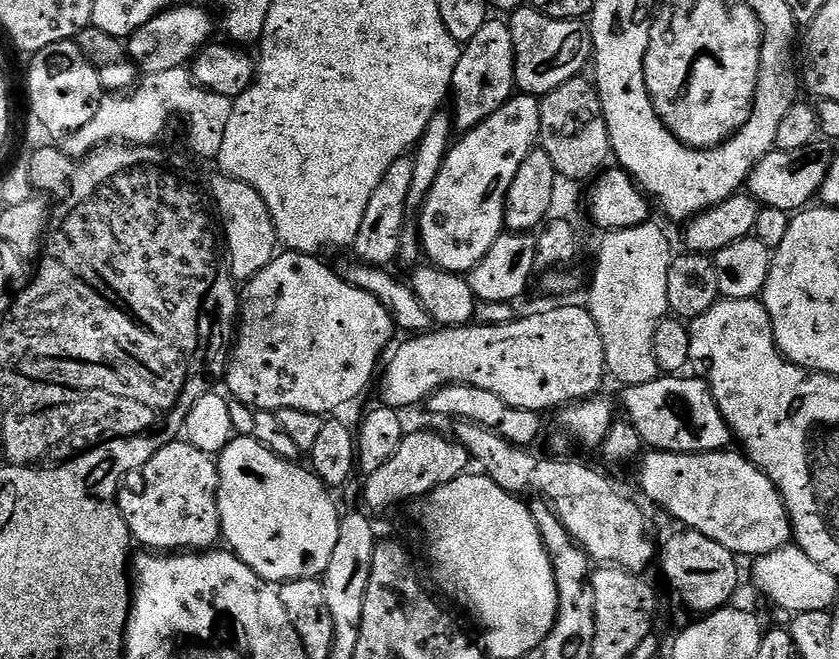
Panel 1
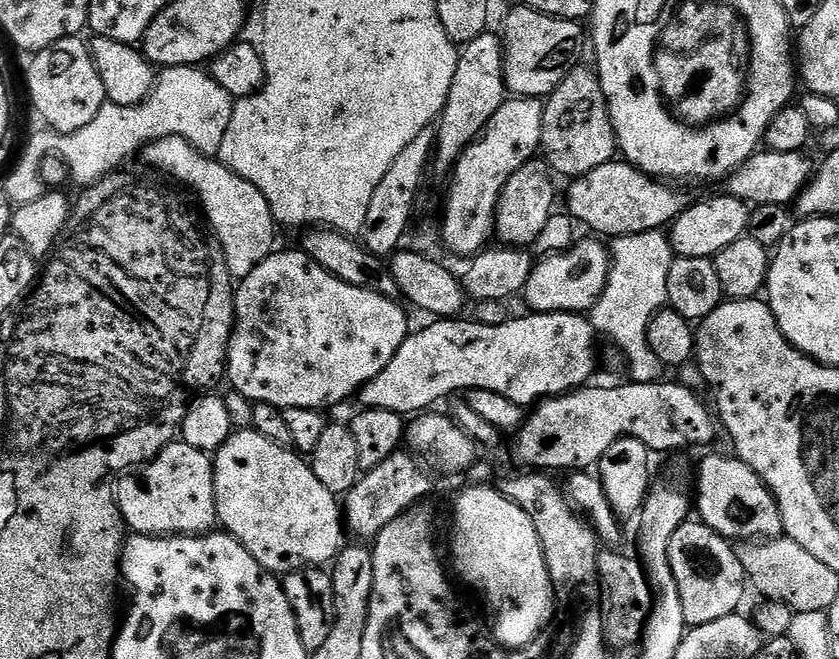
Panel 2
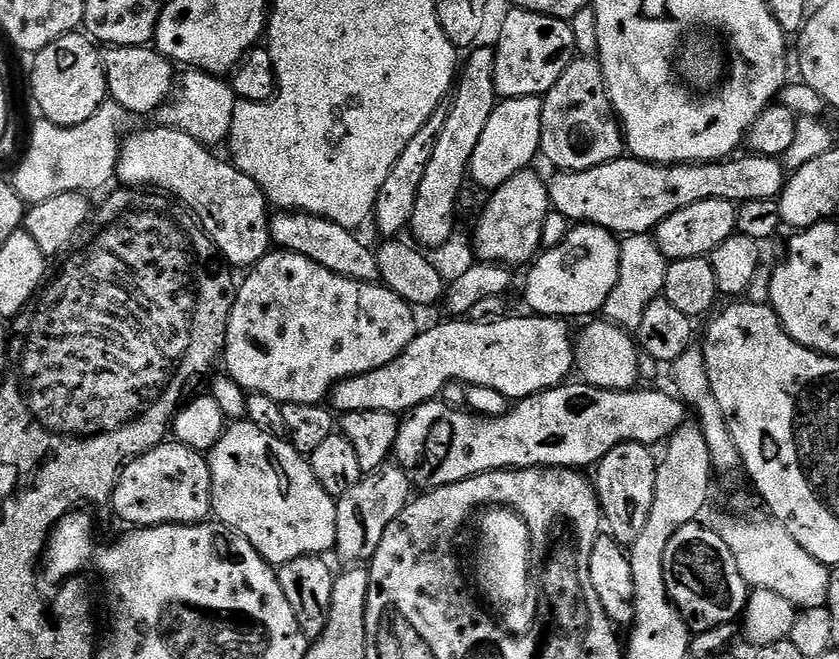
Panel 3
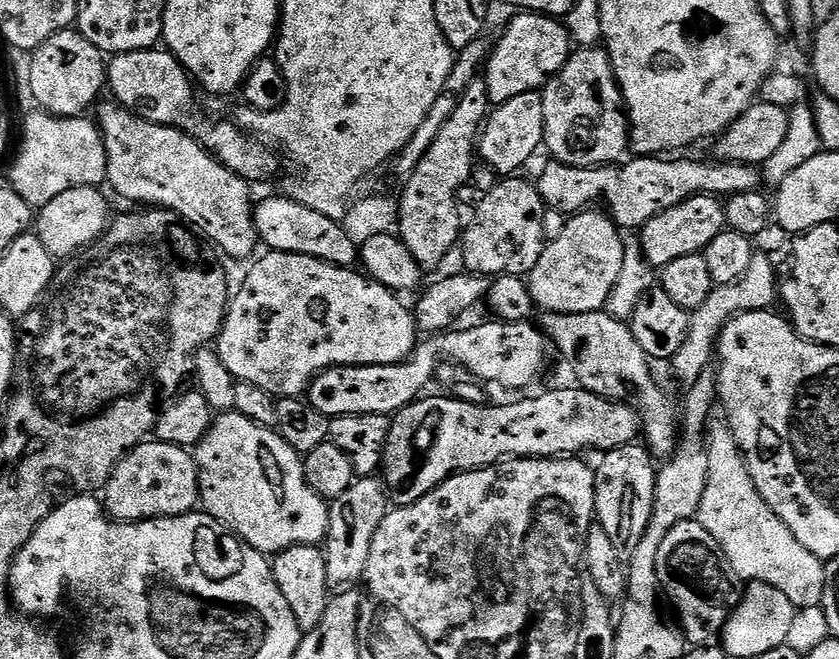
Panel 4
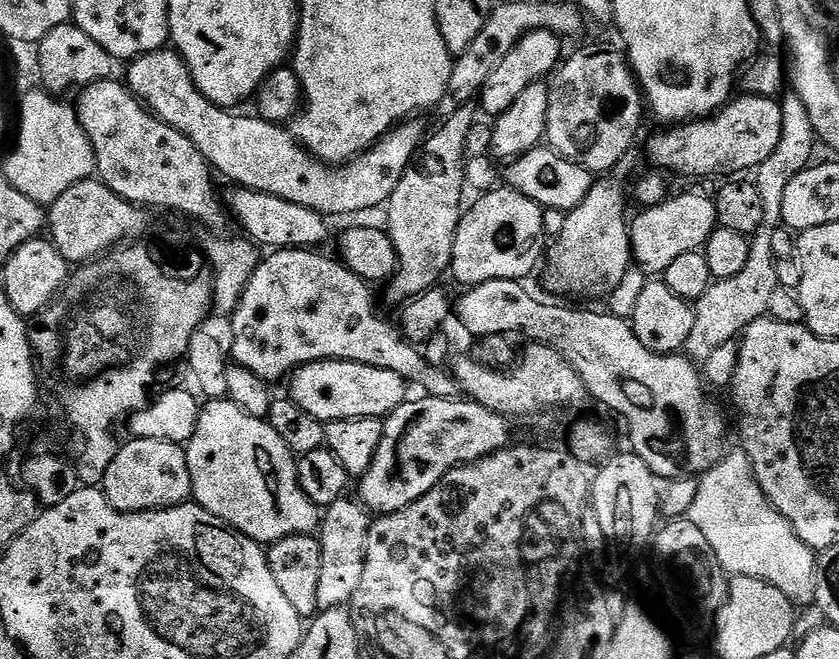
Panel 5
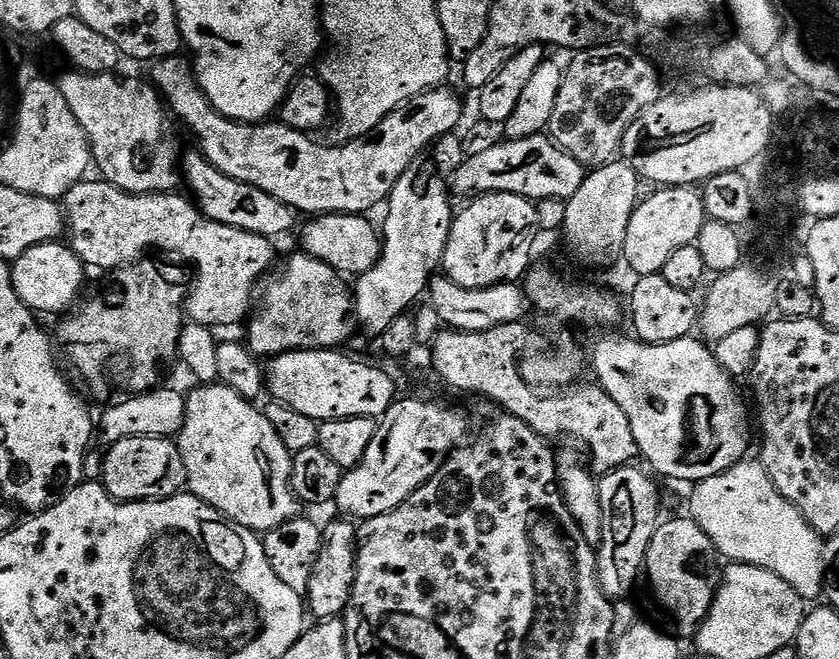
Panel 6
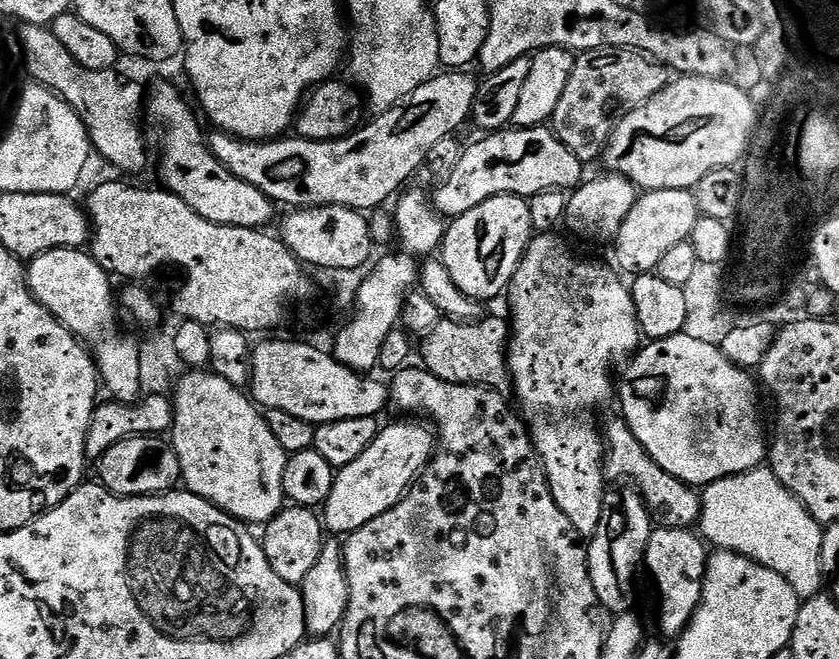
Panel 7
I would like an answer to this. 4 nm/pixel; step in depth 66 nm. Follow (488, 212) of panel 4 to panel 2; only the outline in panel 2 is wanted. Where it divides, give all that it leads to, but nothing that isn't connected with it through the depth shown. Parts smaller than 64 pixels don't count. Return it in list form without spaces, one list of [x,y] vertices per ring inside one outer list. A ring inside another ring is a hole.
[[[533,158],[517,170],[508,179],[496,207],[495,235],[500,236],[499,243],[504,246],[527,249],[535,245],[542,226],[554,215],[556,188],[552,185],[554,173],[543,159]]]

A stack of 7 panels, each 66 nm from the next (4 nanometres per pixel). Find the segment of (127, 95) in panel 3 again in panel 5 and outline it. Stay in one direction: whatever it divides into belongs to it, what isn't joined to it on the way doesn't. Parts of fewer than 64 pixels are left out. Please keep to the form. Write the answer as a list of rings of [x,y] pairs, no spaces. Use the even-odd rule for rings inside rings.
[[[175,50],[148,52],[144,56],[135,57],[127,68],[126,83],[144,107],[174,130],[186,134],[186,138],[190,138],[190,142],[198,146],[202,158],[206,158],[219,175],[221,172],[226,179],[233,180],[231,182],[233,185],[249,188],[274,198],[286,198],[286,202],[306,206],[323,217],[348,214],[350,211],[365,210],[387,204],[394,190],[398,190],[398,182],[404,177],[405,172],[409,171],[413,161],[417,159],[418,149],[426,139],[426,131],[424,132],[423,126],[419,124],[419,119],[409,118],[397,124],[375,148],[369,148],[367,152],[347,166],[333,166],[325,164],[324,161],[312,155],[287,127],[271,124],[270,121],[262,120],[256,114],[235,116],[237,114],[235,111],[210,102],[210,98],[206,98],[206,94],[198,90],[192,77],[192,71],[188,69],[184,57]]]

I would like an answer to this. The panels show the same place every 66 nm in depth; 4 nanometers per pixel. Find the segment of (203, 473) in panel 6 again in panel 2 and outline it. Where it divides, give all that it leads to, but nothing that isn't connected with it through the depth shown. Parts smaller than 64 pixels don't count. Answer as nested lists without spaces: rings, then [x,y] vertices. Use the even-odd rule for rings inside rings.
[[[236,430],[228,437],[228,440],[222,447],[214,453],[214,467],[216,469],[216,515],[219,523],[226,529],[228,535],[233,536],[250,554],[266,572],[273,574],[287,574],[298,572],[302,568],[311,568],[313,566],[328,566],[340,555],[342,545],[345,543],[346,528],[342,523],[342,504],[341,501],[314,474],[311,463],[303,455],[297,454],[291,447],[283,444],[276,444],[270,438],[266,438],[261,432],[255,430]]]

